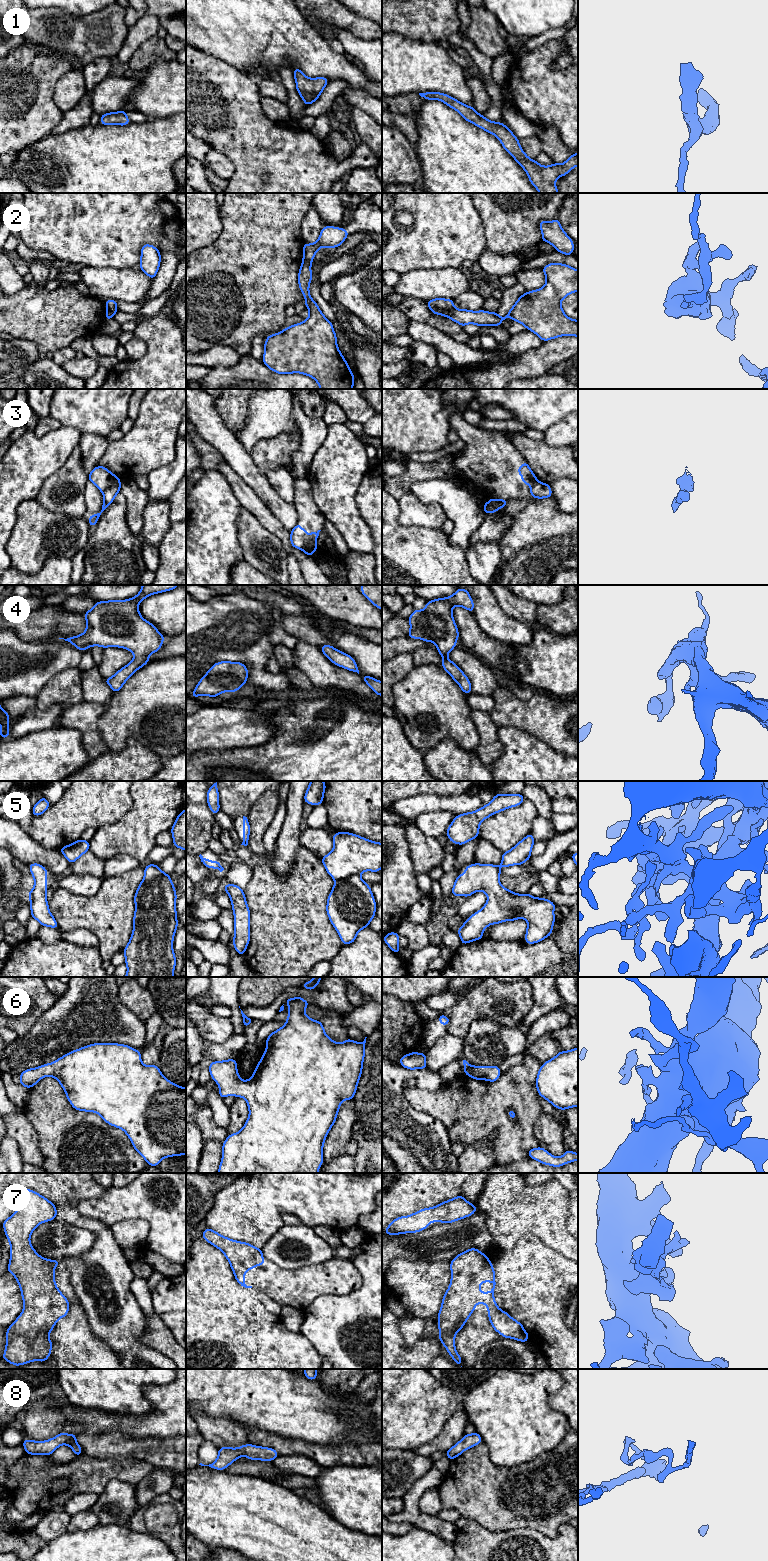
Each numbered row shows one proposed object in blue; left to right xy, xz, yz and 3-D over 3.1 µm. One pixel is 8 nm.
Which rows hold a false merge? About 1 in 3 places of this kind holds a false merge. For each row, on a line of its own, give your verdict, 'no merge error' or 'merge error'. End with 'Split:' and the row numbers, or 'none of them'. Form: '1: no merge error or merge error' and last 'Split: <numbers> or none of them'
1: no merge error
2: merge error
3: merge error
4: no merge error
5: no merge error
6: no merge error
7: no merge error
8: no merge error
Split: 2, 3

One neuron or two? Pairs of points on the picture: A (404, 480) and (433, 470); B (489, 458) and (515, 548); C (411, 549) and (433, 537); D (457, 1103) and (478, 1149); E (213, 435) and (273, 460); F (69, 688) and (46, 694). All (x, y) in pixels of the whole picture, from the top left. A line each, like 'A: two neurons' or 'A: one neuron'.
A: one neuron
B: one neuron
C: one neuron
D: two neurons
E: two neurons
F: one neuron

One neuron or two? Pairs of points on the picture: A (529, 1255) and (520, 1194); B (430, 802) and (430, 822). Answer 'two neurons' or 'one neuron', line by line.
A: two neurons
B: two neurons

